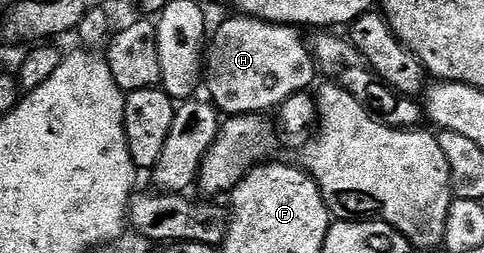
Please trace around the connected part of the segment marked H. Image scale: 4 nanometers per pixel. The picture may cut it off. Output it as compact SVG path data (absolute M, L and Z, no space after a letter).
M233 16L219 25L213 37L211 34L206 47L202 79L204 89L207 89L207 96L213 106L221 114L228 117L261 114L267 112L266 109L281 106L291 96L305 92L318 72L313 61L311 48L300 37L301 32L289 24L268 23L252 16Z

